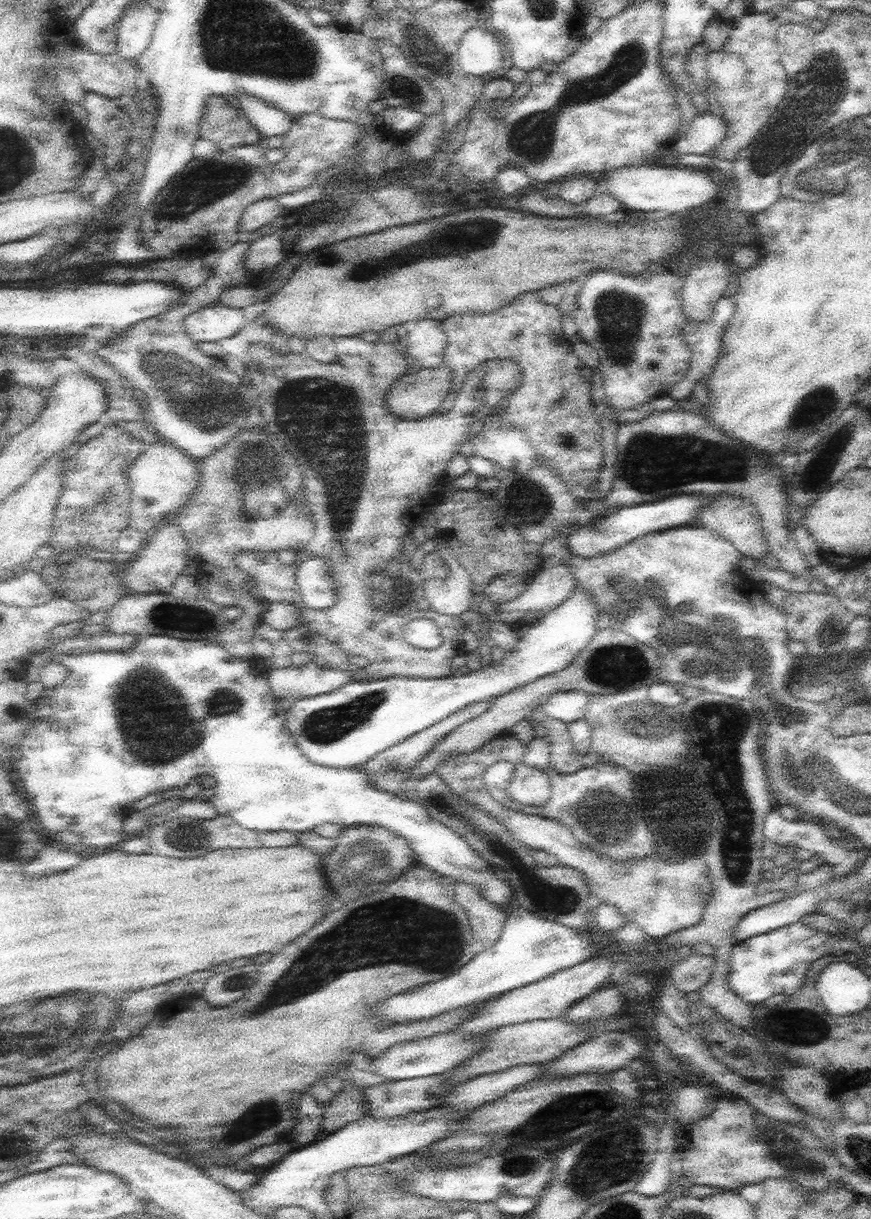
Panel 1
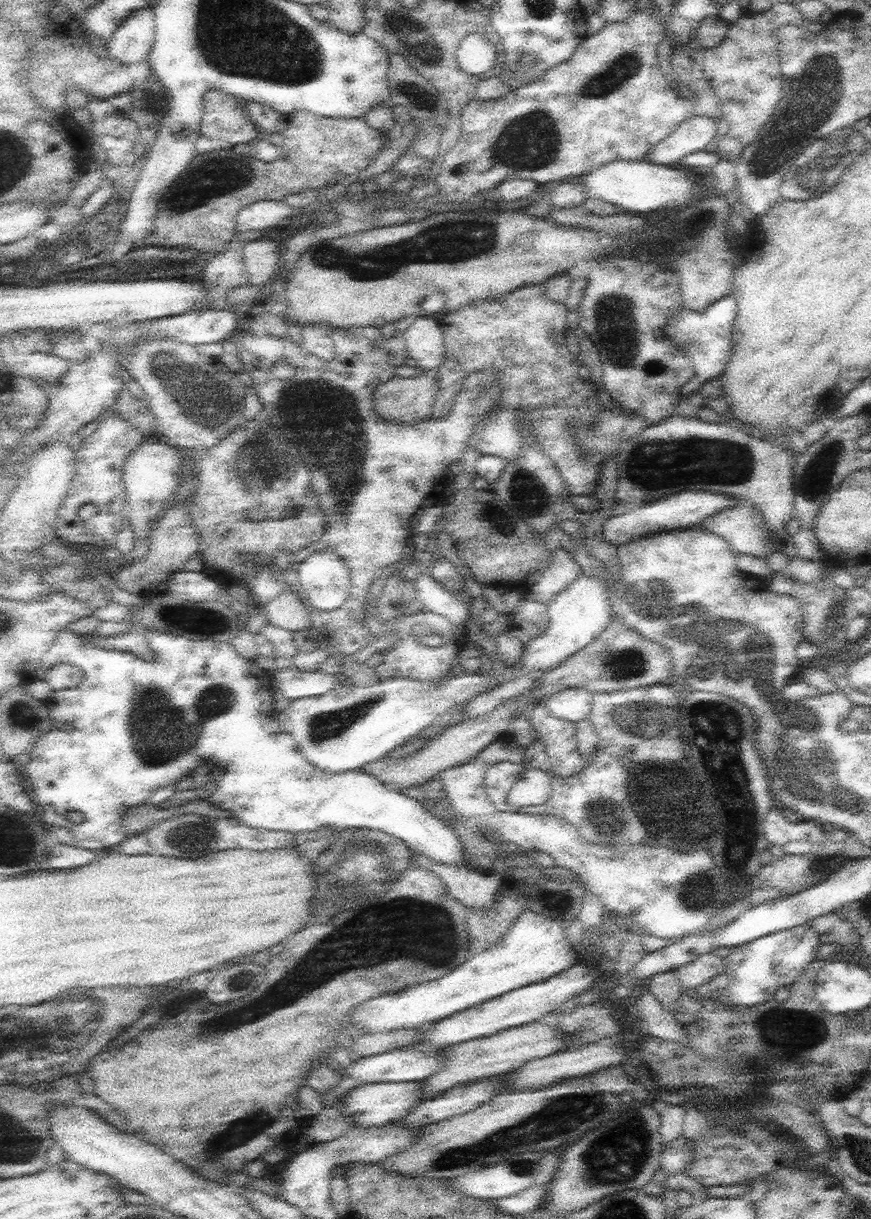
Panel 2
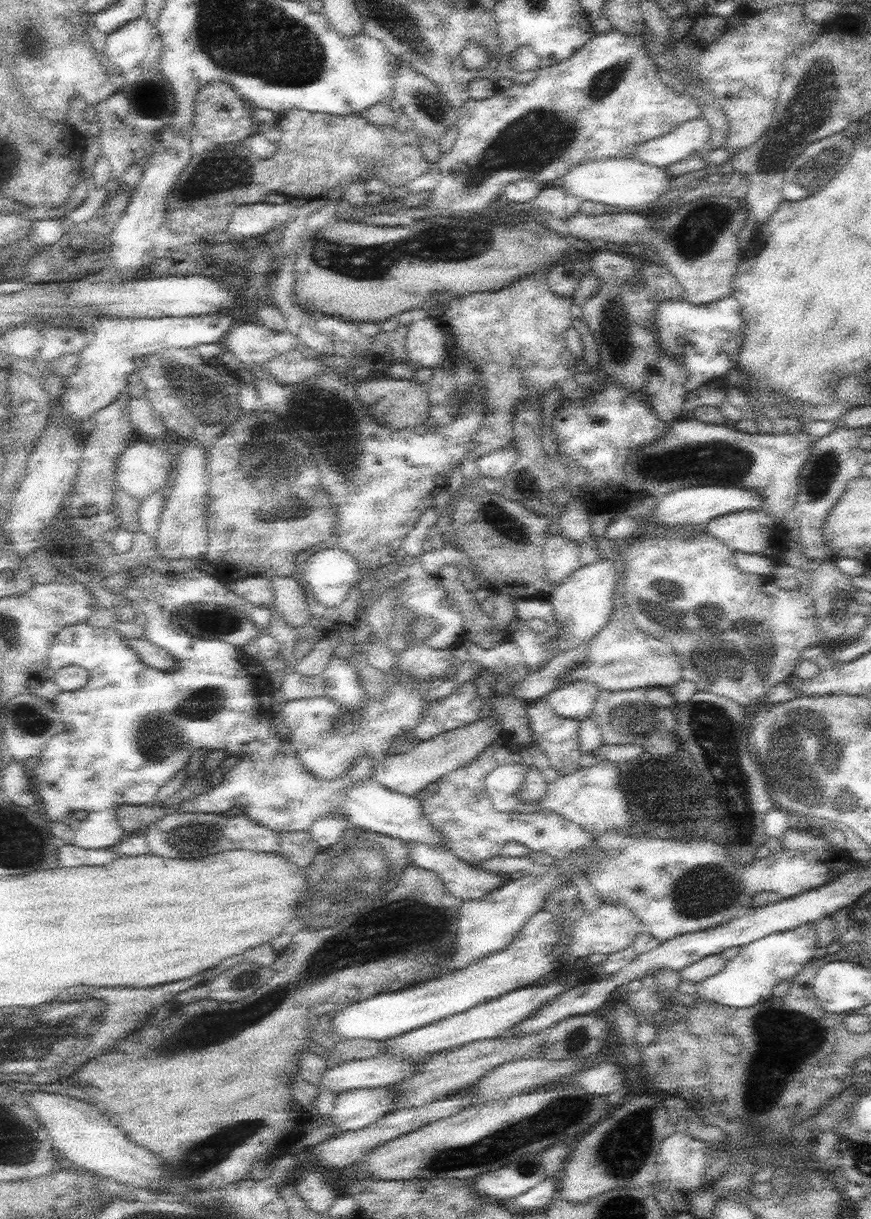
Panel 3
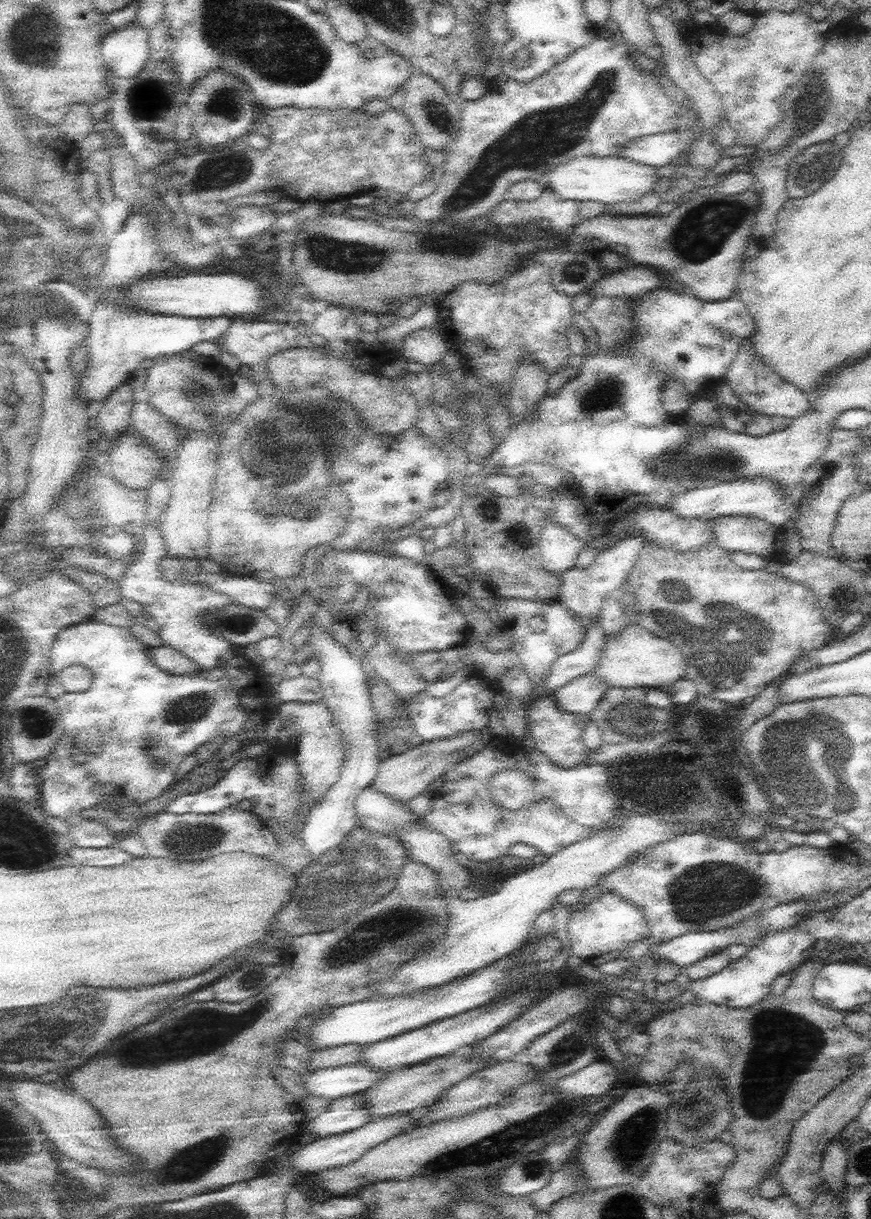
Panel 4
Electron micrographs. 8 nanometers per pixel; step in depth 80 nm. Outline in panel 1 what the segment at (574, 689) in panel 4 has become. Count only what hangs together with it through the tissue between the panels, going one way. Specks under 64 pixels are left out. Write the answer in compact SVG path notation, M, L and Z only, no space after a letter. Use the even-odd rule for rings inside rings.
M582 690L557 692L543 704L543 709L550 718L571 723L579 718L584 718L590 697L591 695Z

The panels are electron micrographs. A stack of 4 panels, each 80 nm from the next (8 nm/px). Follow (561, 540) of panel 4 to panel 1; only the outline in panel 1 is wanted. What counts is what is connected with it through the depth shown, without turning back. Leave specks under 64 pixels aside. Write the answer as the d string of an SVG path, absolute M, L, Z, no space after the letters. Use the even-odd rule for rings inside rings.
M565 563L542 568L533 579L518 598L497 606L497 615L504 622L512 625L531 612L545 616L568 599L578 584Z

